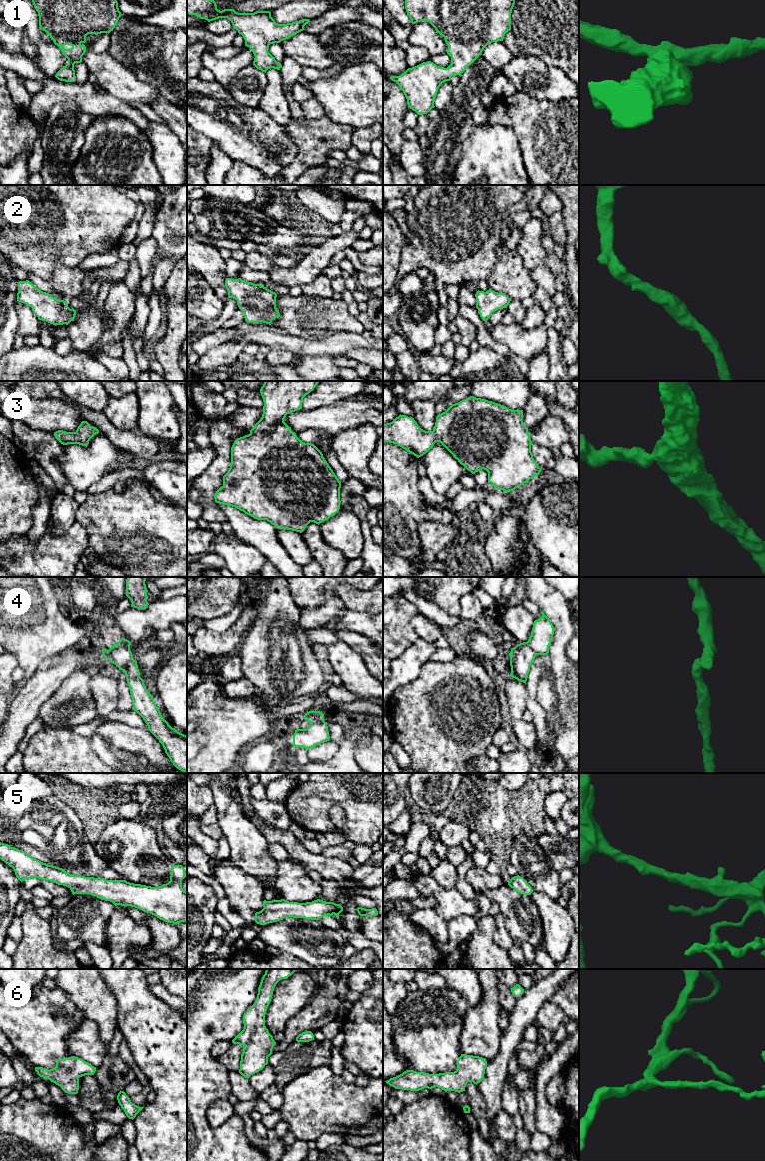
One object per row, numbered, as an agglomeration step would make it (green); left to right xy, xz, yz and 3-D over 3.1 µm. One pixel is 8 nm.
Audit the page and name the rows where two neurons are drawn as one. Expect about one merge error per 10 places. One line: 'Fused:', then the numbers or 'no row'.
Fused: 4

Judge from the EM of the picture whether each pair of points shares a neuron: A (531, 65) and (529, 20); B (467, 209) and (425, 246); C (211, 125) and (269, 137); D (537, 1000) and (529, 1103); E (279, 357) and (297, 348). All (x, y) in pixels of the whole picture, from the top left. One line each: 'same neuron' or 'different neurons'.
A: different neurons
B: same neuron
C: same neuron
D: different neurons
E: different neurons

